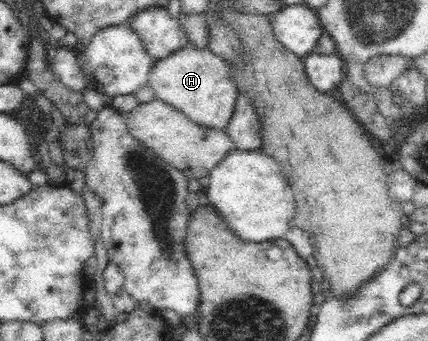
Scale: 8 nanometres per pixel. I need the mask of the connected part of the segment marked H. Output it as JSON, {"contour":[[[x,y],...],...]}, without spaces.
{"contour":[[[188,43],[180,51],[154,62],[147,85],[154,89],[155,99],[161,100],[178,109],[188,119],[212,129],[225,130],[235,110],[238,101],[238,88],[232,77],[230,67],[208,48],[196,48]]]}

